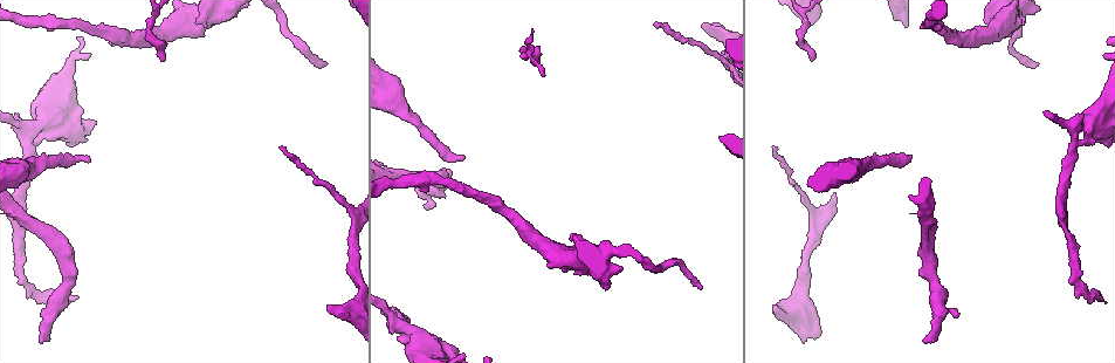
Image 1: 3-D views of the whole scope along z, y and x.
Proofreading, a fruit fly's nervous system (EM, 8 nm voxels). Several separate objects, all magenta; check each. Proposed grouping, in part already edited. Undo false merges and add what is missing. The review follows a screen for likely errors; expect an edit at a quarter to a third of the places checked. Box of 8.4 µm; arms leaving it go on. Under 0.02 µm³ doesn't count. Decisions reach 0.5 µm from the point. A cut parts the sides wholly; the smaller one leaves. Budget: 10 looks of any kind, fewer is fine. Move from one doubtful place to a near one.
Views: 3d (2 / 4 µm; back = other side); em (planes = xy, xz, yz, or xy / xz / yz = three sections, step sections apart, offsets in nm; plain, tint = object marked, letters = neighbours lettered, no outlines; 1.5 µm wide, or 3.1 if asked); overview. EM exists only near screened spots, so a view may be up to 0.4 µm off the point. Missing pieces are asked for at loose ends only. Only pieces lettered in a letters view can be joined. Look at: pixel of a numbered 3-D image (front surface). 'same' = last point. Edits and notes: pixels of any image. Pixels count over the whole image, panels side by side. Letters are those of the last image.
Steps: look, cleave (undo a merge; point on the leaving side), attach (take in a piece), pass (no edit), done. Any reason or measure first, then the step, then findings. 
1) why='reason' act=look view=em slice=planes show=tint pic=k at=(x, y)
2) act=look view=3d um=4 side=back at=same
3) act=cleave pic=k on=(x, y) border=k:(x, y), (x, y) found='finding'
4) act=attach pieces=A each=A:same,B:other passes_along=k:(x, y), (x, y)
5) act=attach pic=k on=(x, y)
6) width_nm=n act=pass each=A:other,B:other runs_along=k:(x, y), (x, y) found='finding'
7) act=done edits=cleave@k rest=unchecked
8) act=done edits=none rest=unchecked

why='long arm stops here' act=look view=3d um=2 pic=1 at=(326, 63)

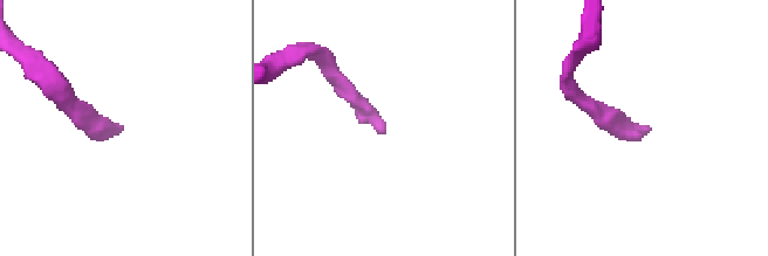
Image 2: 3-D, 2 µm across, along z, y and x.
why='shape alone is not enough' act=look view=em slice=planes show=letters pic=2 at=(382, 131)

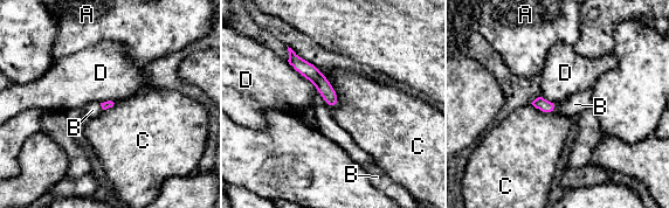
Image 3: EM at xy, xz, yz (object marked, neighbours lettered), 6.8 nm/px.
act=attach pieces=B each=A:other,B:same,C:other,D:other passes_along=3:(310, 71), (325, 102), (328, 126) found='it goes on there'

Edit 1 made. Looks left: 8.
act=look view=overview

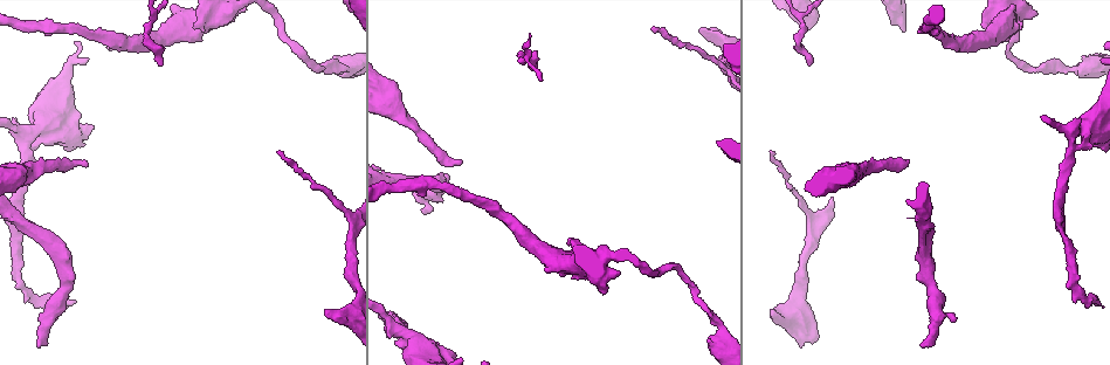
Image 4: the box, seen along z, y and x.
why='an open end' act=look view=em slice=planes show=letters pic=4 at=(37, 343)

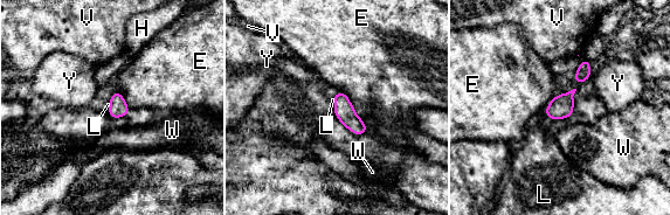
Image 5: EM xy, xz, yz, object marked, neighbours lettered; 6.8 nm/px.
act=attach pieces=L each=E:other,H:other,L:same,V:other,W:other,Y:other passes_along=5:(561, 106), (547, 117), (540, 152) found='it goes on there'

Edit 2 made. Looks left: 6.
why='see it whole again' act=look view=overview

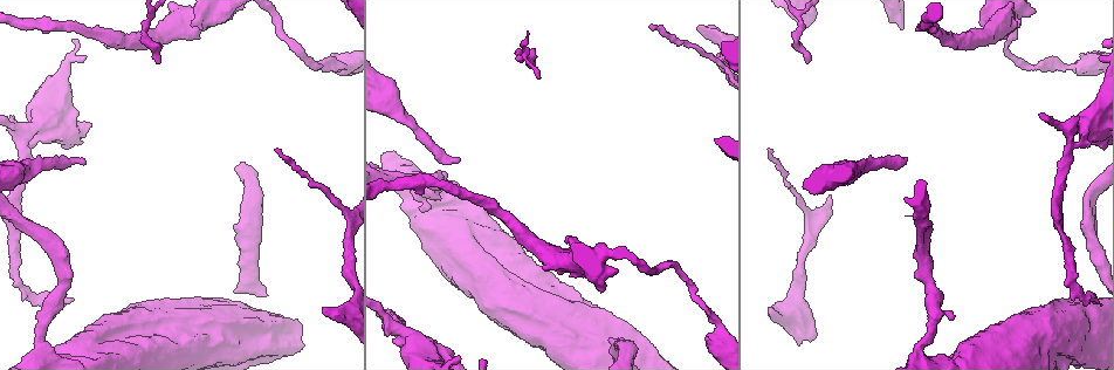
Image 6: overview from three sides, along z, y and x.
why='an open end' act=look view=em slice=xy step=8 show=letters pic=6 at=(770, 308)

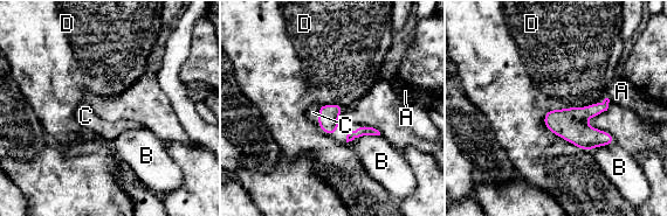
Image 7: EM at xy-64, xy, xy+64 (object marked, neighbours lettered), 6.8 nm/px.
width_nm=140 act=attach pieces=C each=A:other,B:other,C:same,D:other passes_along=7:(328, 122), (318, 119), (313, 112) found='it goes on there'

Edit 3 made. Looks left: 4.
why='branch stops here' act=look view=3d um=2 side=back pic=6 at=(459, 157)

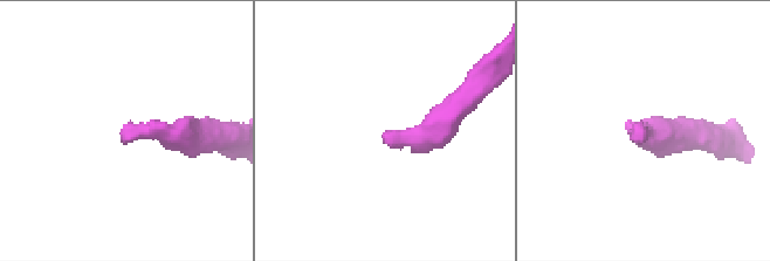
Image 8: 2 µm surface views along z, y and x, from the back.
act=look view=em slice=xz step=4 show=tint pic=8 at=(385, 134)

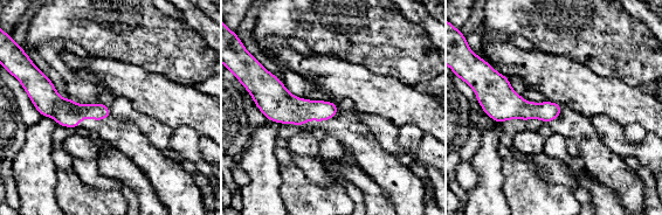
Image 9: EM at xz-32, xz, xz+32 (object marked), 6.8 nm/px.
why='another direction' act=look view=em slice=planes show=letters at=same

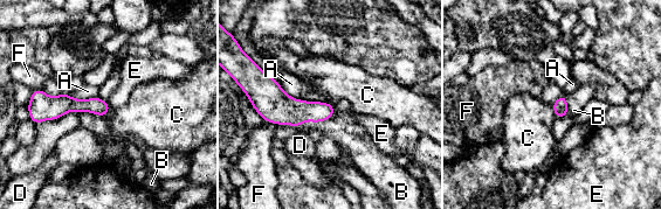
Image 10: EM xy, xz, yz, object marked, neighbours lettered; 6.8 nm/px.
longest_contact=A:240nm act=attach pieces=B each=A:other,B:same,C:other,D:other,E:other,F:other found='it goes on there'

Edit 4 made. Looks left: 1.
act=done edits=attach@3,attach@5,attach@7,attach@10 rest=unchecked

